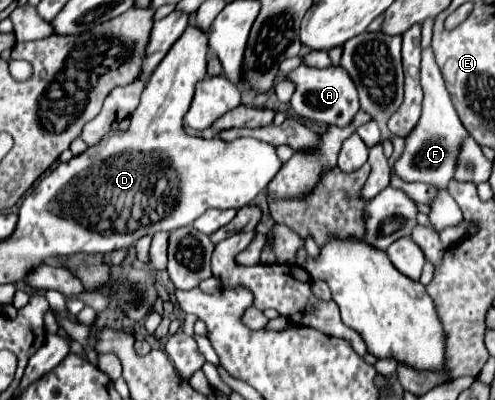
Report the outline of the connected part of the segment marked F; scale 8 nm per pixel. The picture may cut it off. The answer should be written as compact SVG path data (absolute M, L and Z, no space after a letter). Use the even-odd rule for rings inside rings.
M431 47L423 51L423 61L421 61L421 87L423 87L423 109L421 109L421 119L413 127L413 131L405 137L405 147L401 157L393 163L393 173L403 179L403 181L423 181L431 183L437 187L447 187L449 179L453 177L457 169L457 159L461 153L463 141L469 137L467 129L459 121L449 93L445 89L441 71L435 63Z

